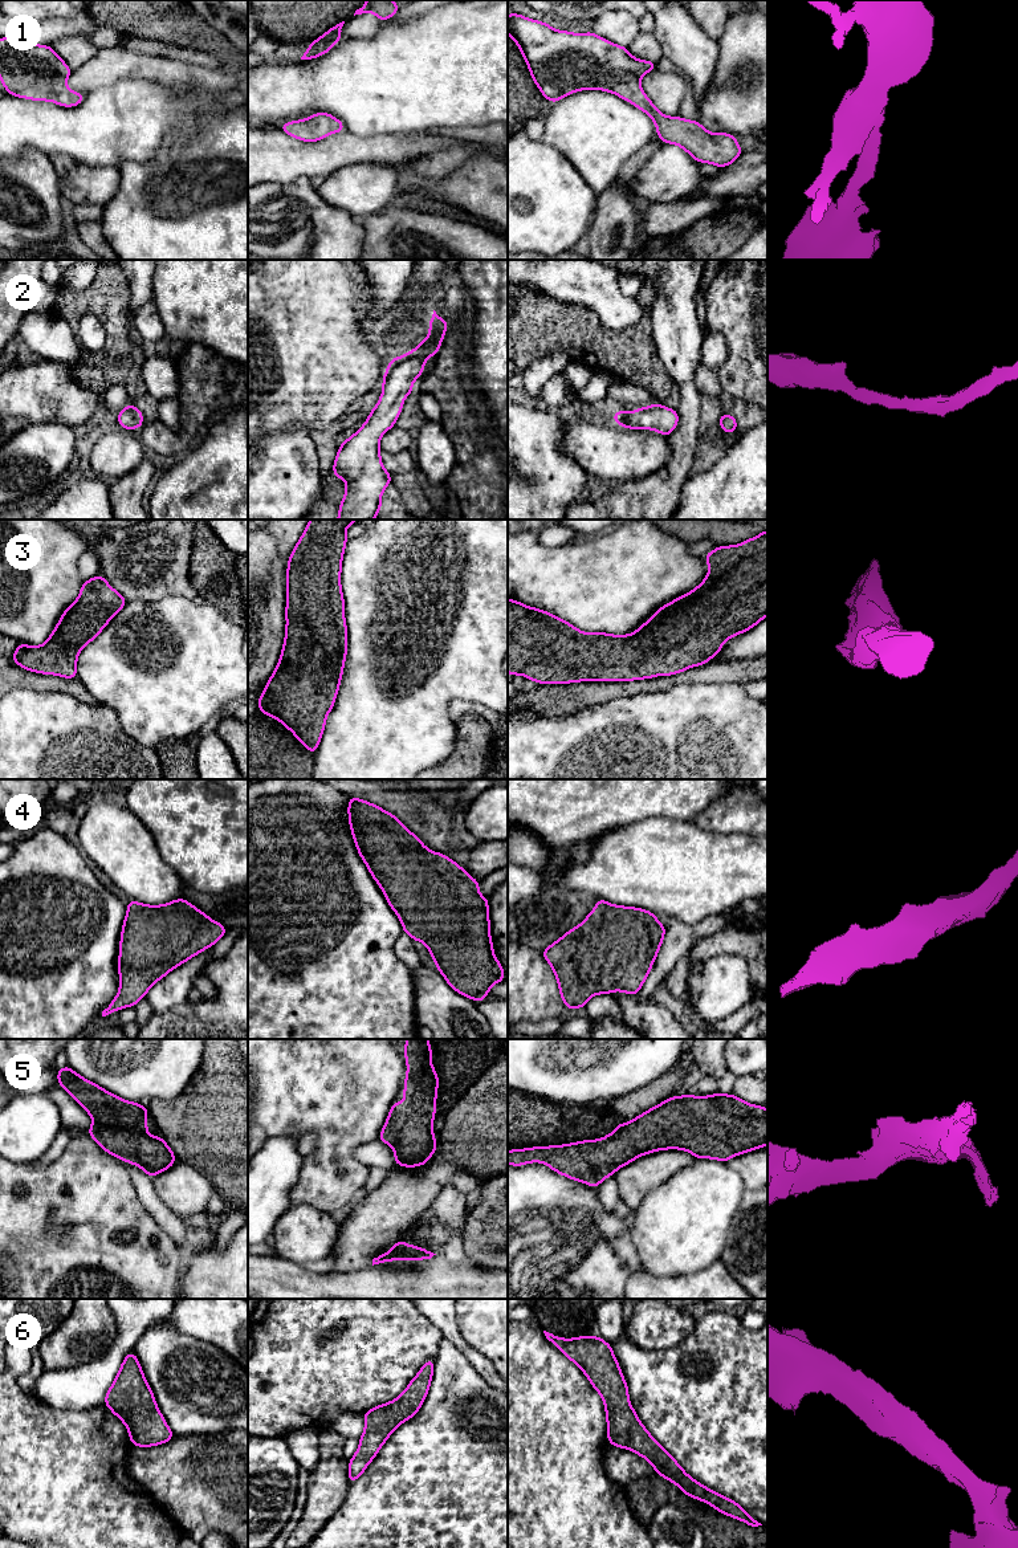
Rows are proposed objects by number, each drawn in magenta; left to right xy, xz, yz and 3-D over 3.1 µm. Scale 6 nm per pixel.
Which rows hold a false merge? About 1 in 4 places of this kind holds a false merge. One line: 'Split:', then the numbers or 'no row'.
Split: no row

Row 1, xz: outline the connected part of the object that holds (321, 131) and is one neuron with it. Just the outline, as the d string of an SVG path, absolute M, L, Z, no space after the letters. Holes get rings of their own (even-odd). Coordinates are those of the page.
M314 113L308 119L281 125L281 131L304 142L318 142L329 134L341 133L343 130L343 122L329 113Z

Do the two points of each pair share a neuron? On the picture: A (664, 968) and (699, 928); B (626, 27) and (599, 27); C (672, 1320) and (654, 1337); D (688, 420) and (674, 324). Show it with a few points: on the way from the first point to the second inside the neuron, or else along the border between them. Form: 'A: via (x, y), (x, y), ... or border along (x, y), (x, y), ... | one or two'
A: via (667, 957), (688, 936) | one
B: via (619, 27), (606, 27) | one
C: via (668, 1324), (658, 1333) | one
D: via (688, 396), (688, 388), (681, 373), (679, 347) | one

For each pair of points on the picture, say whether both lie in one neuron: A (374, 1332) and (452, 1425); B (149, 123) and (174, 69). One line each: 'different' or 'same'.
A: different
B: different

